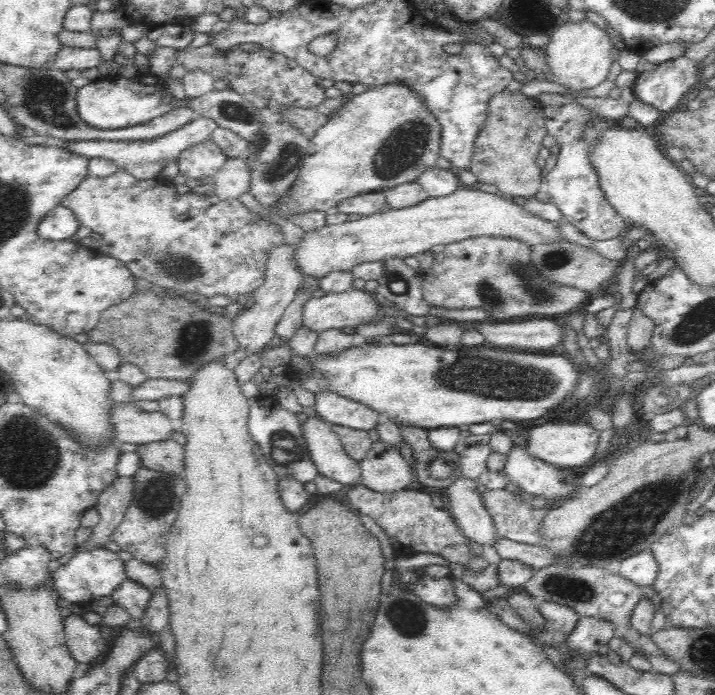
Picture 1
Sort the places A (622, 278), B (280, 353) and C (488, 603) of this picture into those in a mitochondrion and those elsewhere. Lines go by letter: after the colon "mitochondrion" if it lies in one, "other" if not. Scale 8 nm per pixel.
A: other
B: other
C: other

